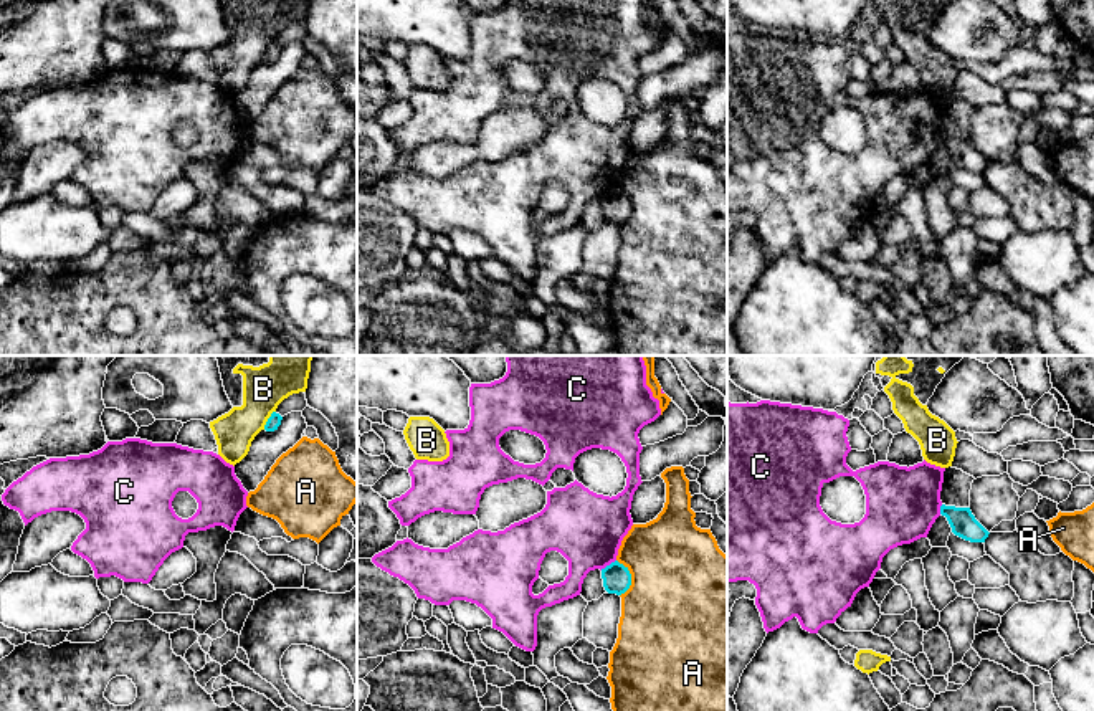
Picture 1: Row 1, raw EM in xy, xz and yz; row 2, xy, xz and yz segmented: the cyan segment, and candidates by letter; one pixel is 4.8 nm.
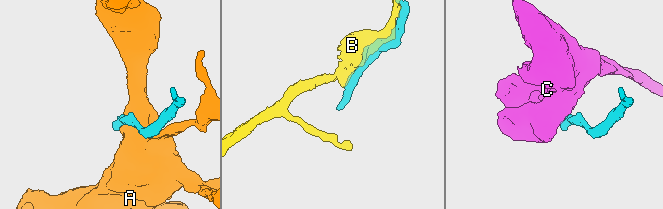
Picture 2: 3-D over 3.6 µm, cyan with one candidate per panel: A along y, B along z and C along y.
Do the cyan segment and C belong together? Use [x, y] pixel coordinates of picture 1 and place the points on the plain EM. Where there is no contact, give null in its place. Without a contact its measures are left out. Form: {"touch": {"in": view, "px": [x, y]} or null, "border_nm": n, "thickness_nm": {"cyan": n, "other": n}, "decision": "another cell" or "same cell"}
{"touch": {"in": "xz", "px": [607, 195]}, "border_nm": 90, "thickness_nm": {"cyan": 140, "other": 360}, "decision": "another cell"}

